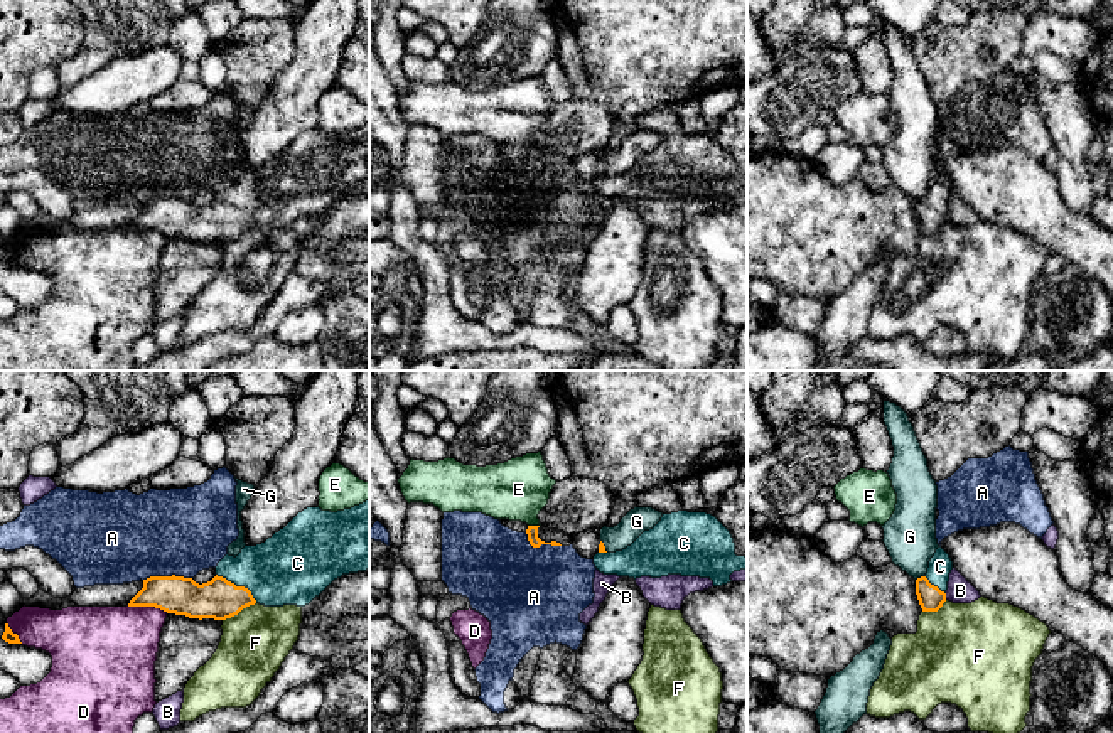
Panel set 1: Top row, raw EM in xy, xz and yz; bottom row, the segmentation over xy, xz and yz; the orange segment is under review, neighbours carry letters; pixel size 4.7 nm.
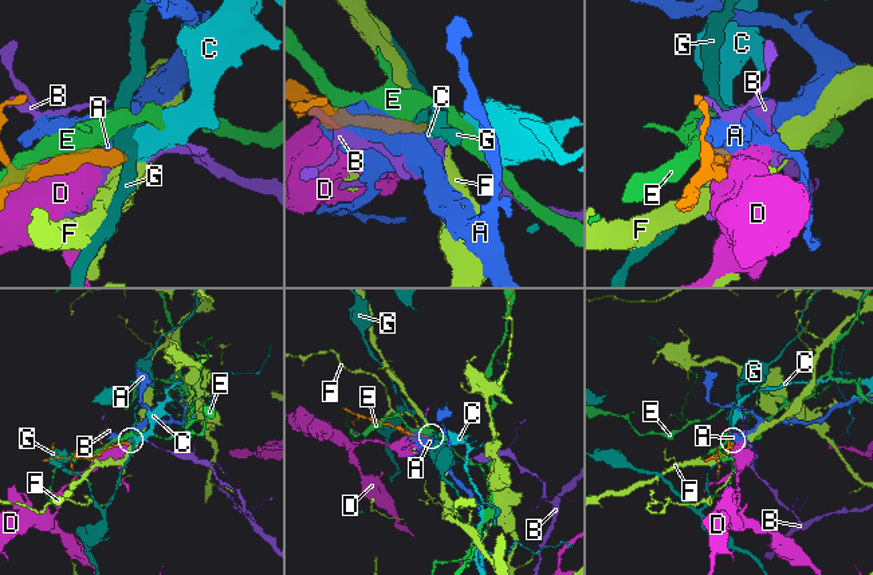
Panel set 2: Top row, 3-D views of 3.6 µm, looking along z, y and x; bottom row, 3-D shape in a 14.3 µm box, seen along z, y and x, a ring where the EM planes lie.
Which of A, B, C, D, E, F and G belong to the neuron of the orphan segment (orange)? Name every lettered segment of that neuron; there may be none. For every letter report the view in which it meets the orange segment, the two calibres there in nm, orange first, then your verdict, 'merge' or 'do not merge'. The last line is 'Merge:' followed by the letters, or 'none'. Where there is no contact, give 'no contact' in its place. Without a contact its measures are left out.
A: meets orange in xy; 180 nm thick on the orange side, 420 nm on the other; do not merge
B: meets orange in yz; 120 nm thick on the orange side, 120 nm on the other; do not merge
C: meets orange in xy; 190 nm thick on the orange side, 340 nm on the other; merge
D: meets orange in xy; 180 nm thick on the orange side, 380 nm on the other; do not merge
E: meets orange in xz; 60 nm thick on the orange side, 300 nm on the other; do not merge
F: meets orange in xy; 190 nm thick on the orange side, 320 nm on the other; do not merge
G: meets orange in yz; 120 nm thick on the orange side, 260 nm on the other; do not merge
Merge: C

